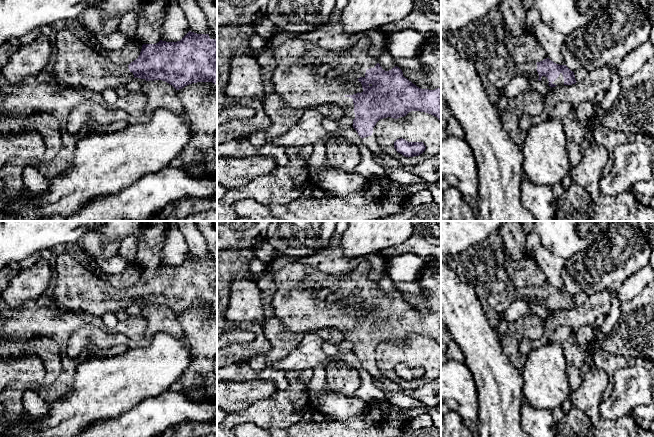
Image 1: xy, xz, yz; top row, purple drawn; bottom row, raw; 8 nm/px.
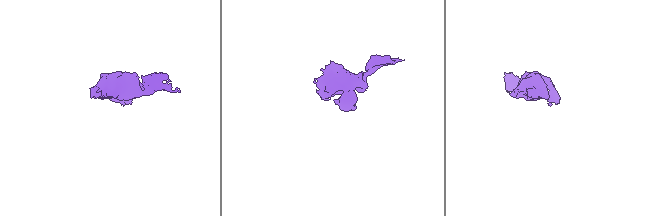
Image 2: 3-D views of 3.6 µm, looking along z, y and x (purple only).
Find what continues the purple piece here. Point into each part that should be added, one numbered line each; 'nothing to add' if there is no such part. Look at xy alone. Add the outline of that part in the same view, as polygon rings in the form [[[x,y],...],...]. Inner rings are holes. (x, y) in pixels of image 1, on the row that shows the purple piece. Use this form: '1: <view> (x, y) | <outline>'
1: xy (76, 64) | [[[68,29],[56,33],[54,60],[54,76],[64,87],[86,87],[102,92],[106,88],[126,85],[134,78],[127,65],[113,63]]]

